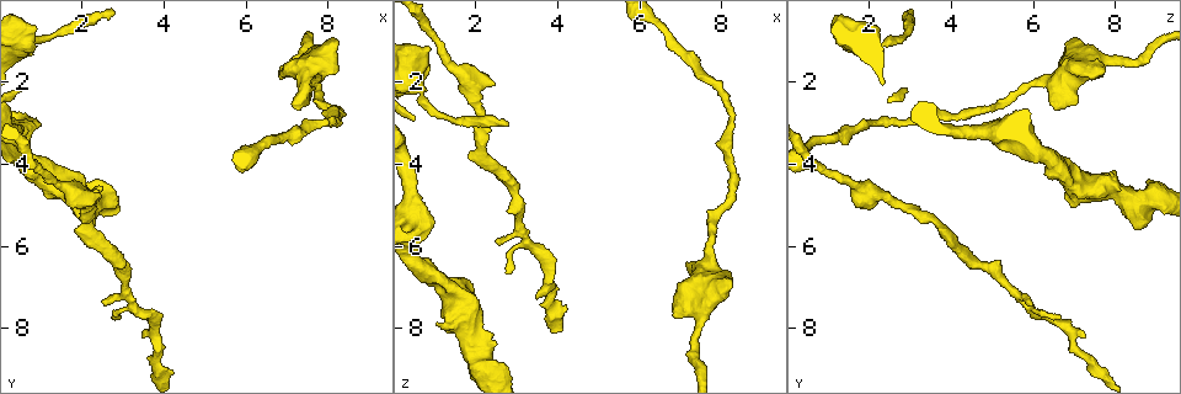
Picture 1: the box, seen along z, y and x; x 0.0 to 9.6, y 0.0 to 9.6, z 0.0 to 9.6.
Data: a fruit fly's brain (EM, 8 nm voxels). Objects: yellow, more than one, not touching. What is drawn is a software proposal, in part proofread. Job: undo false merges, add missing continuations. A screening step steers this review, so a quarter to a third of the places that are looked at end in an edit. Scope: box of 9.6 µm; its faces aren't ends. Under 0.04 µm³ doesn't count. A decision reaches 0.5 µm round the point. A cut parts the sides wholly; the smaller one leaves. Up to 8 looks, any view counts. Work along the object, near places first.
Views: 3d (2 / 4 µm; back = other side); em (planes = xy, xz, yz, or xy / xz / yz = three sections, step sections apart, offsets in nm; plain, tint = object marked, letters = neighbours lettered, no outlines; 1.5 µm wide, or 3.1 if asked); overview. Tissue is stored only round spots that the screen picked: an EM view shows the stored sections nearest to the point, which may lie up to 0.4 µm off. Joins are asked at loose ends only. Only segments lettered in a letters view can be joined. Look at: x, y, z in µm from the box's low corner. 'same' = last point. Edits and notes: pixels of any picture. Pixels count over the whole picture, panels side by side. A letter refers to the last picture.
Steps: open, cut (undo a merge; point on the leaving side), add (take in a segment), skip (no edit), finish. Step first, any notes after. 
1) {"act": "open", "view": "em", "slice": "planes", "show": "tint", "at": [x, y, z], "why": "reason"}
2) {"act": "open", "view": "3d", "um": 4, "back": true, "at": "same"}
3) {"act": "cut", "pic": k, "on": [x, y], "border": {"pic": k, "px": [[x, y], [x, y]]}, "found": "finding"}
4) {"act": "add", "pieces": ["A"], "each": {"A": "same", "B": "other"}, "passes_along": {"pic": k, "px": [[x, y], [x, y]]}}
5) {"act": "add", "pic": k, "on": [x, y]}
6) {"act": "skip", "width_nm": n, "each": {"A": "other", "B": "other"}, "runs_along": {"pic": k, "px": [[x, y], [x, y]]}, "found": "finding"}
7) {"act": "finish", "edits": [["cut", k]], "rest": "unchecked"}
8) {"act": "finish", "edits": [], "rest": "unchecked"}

{"act": "open", "view": "em", "slice": "xz", "step": 8, "show": "tint", "at": [1.95, 4.80, 2.50], "why": "sudden change in width"}

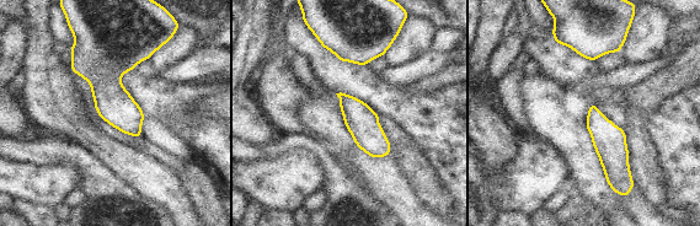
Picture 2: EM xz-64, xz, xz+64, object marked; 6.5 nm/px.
{"act": "open", "view": "em", "slice": "planes", "show": "letters", "at": "same"}

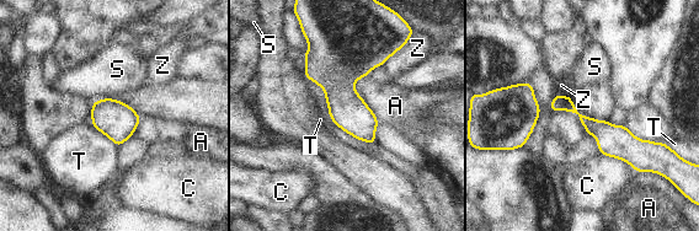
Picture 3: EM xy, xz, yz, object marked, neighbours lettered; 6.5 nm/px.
{"act": "skip", "width_nm": 240, "longest_contact_nm": ["A", 320], "each": {"A": "other", "C": "other", "S": "other", "T": "other", "Z": "other"}, "found": "one cell here"}

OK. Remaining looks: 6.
{"act": "open", "view": "3d", "um": 4, "at": [0.95, 0.65, 1.15], "why": "branch stops here"}

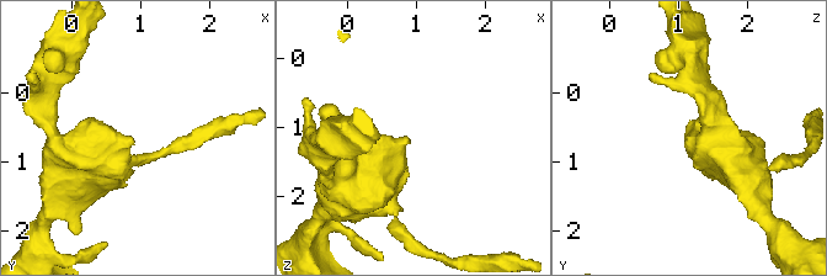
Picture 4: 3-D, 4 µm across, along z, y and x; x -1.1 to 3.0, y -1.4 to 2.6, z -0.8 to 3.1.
{"act": "open", "view": "em", "slice": "planes", "show": "plain", "at": [0.85, 0.65, 1.15], "why": "need the tissue"}

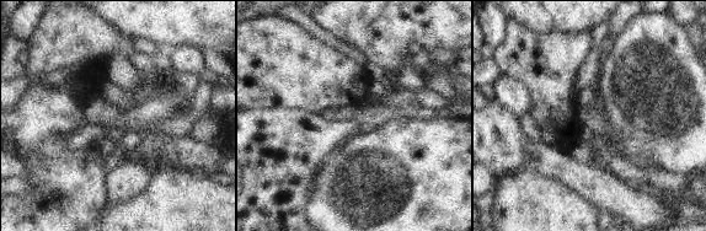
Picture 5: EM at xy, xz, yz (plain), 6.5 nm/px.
{"act": "open", "view": "em", "slice": "planes", "show": "letters", "at": "same", "why": "what lies round it"}

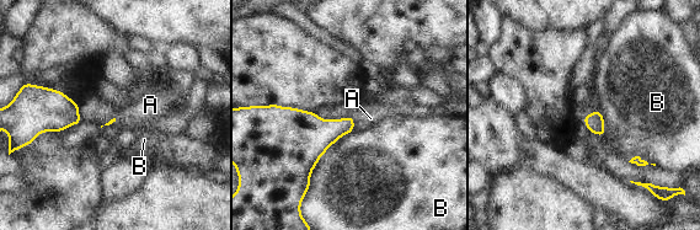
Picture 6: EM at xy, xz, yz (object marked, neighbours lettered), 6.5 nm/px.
{"act": "add", "pieces": ["A"], "each": {"A": "same", "B": "other"}, "passes_along": {"pic": 6, "px": [[319, 134], [353, 119], [370, 118]]}, "found": "the cell continues"}

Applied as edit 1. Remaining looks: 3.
{"act": "finish", "edits": [["add", 6]], "rest": "unchecked"}

